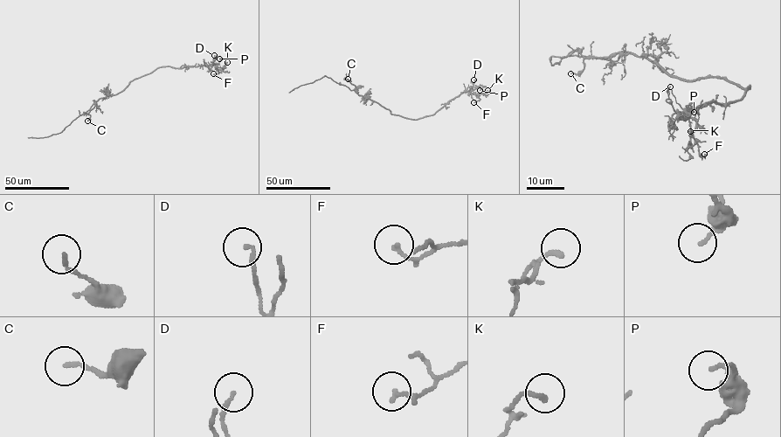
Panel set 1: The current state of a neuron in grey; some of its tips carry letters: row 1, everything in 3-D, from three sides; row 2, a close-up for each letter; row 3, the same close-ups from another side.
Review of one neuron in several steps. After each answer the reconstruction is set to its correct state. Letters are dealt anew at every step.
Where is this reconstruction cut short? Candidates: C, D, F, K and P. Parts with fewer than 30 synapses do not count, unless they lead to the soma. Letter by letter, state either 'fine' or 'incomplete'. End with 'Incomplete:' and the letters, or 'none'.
C: fine
D: fine
F: fine
K: fine
P: fine
Incomplete: none

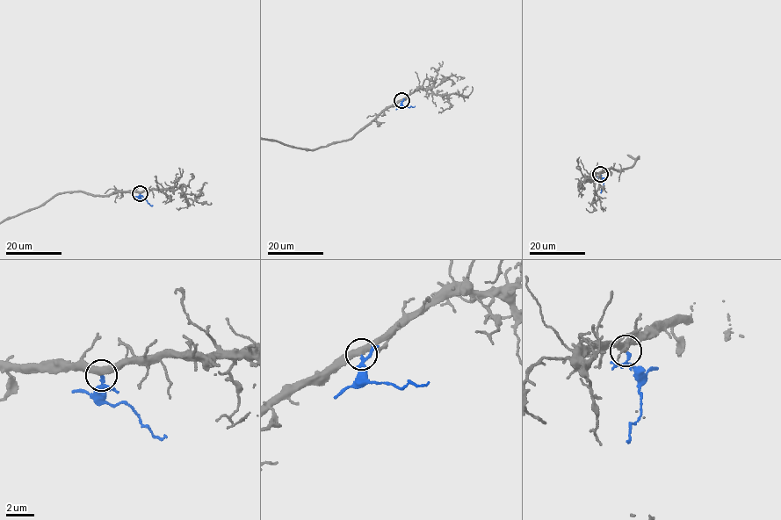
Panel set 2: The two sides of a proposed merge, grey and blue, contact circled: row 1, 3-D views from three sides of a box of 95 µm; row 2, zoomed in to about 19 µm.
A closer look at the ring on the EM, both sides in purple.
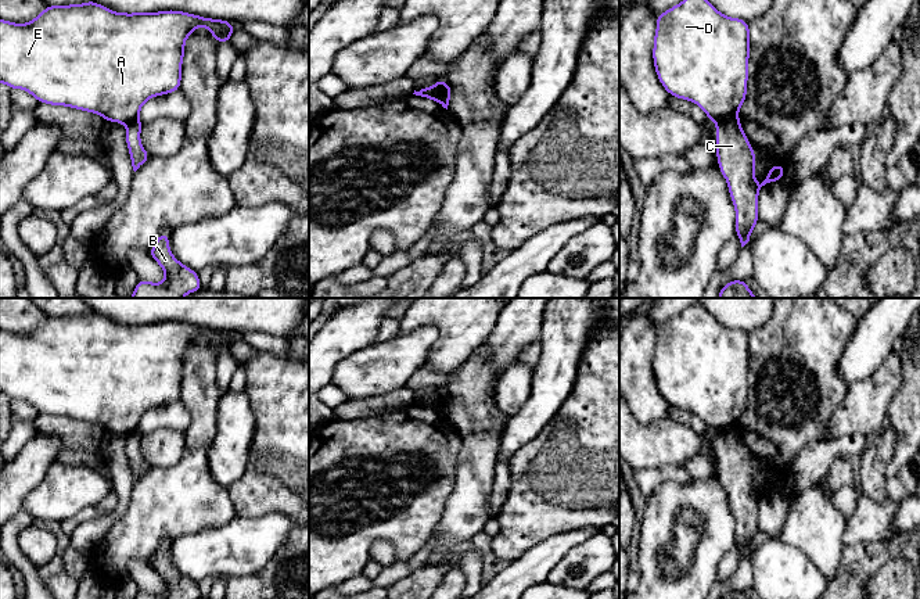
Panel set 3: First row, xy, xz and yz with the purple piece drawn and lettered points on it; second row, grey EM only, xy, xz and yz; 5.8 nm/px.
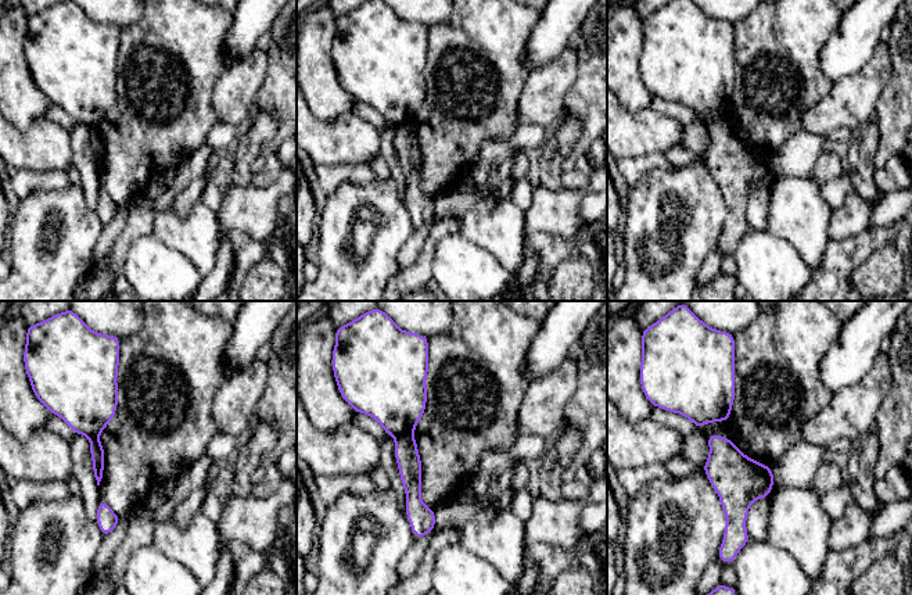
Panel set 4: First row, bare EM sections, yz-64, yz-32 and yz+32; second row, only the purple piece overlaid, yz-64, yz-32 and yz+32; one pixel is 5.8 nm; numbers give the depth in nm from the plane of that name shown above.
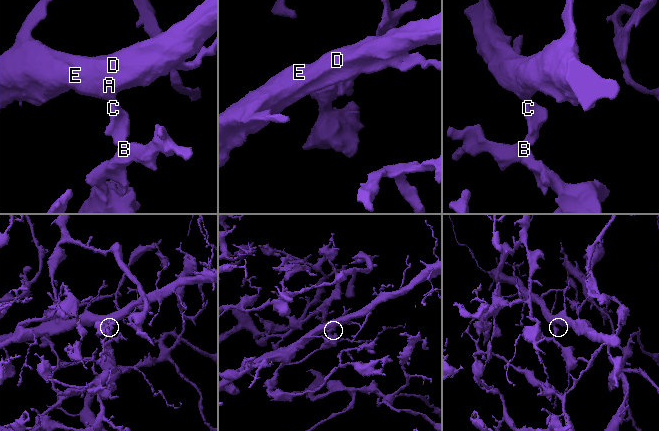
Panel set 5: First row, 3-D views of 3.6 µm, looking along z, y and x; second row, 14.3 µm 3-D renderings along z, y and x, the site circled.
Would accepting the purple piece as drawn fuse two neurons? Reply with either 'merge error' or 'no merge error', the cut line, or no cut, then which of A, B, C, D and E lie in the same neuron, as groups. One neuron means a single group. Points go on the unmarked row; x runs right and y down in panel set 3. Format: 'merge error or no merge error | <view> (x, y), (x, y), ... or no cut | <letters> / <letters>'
merge error | yz (736, 426), (717, 433) | A D E / B C

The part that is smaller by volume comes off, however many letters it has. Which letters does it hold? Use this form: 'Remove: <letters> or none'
Remove: A, D, E

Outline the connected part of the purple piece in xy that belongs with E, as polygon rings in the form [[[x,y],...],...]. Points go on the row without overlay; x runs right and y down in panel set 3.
[[[90,311],[85,315],[69,315],[69,316],[48,316],[37,327],[28,334],[14,334],[0,329],[0,392],[6,394],[10,399],[22,399],[30,403],[37,413],[46,413],[50,416],[64,416],[87,423],[98,424],[104,431],[129,434],[139,428],[139,423],[143,415],[155,406],[163,406],[180,401],[182,392],[182,374],[184,367],[186,349],[198,338],[205,337],[211,345],[219,352],[219,356],[229,352],[234,344],[231,331],[205,329],[183,322],[158,322],[158,323],[115,323],[108,318],[100,316]]]

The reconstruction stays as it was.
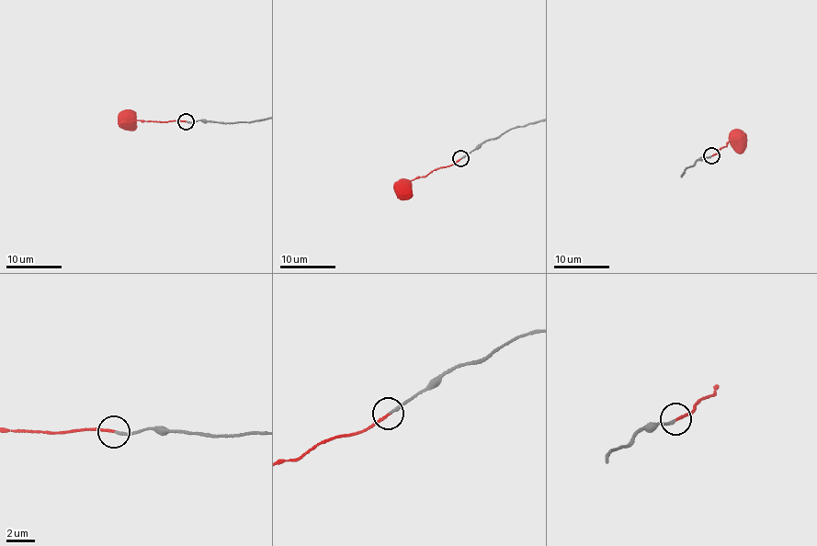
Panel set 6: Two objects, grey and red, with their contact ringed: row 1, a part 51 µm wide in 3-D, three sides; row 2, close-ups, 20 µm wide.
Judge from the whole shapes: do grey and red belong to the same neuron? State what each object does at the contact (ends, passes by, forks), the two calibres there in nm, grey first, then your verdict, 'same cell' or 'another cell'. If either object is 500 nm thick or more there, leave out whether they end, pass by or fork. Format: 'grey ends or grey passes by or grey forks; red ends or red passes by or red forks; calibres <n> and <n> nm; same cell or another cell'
grey ends; red ends; calibres 170 and 180 nm; same cell

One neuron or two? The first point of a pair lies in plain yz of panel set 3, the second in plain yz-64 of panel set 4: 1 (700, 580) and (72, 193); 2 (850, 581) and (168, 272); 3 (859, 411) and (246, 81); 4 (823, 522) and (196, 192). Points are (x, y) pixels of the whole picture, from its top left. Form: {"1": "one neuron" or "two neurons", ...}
{"1": "one neuron", "2": "two neurons", "3": "one neuron", "4": "two neurons"}

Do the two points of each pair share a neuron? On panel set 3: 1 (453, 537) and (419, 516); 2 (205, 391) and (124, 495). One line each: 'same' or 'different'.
1: different
2: different

